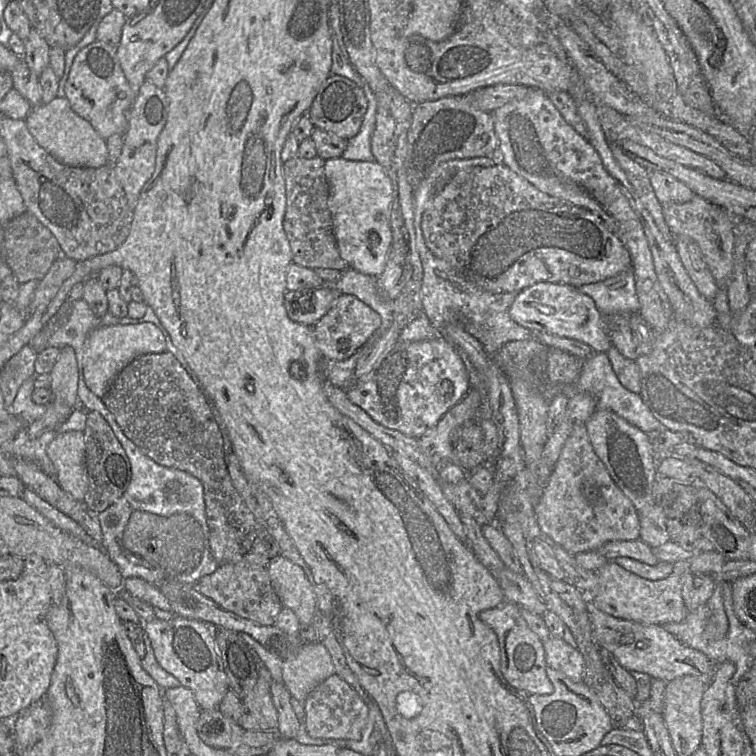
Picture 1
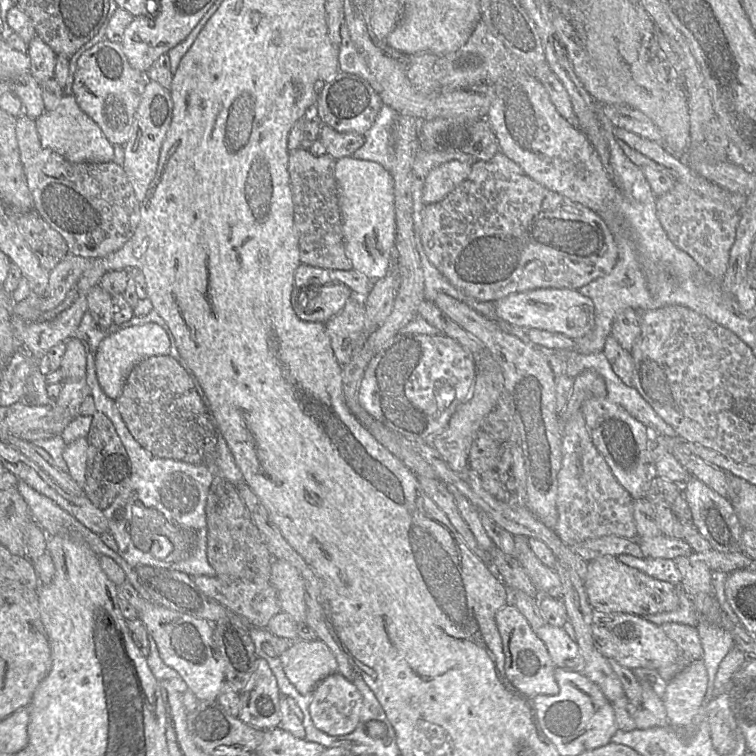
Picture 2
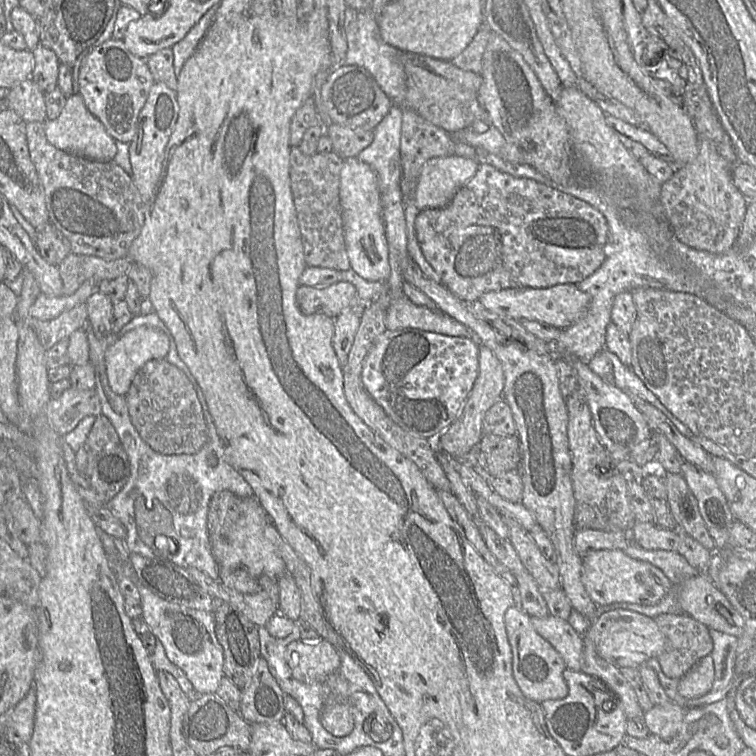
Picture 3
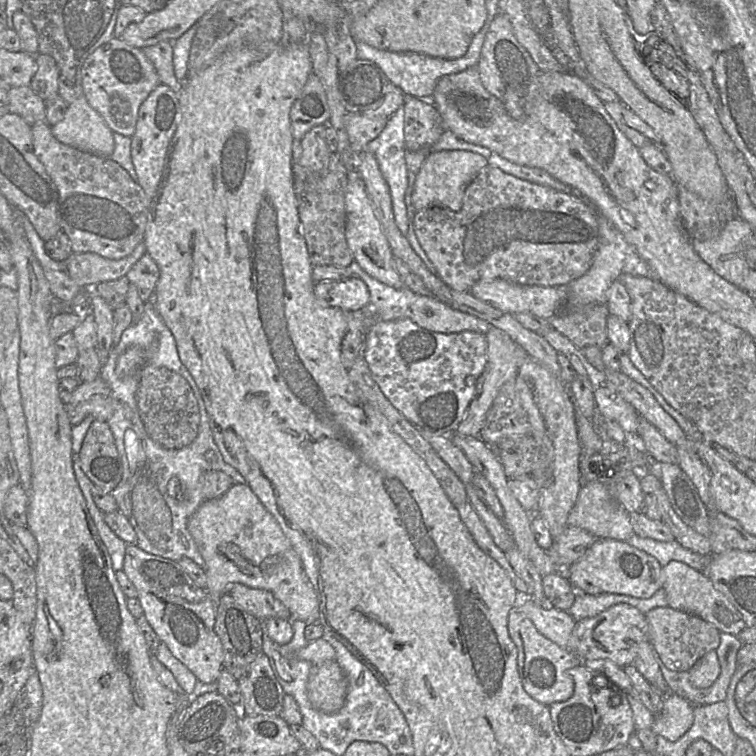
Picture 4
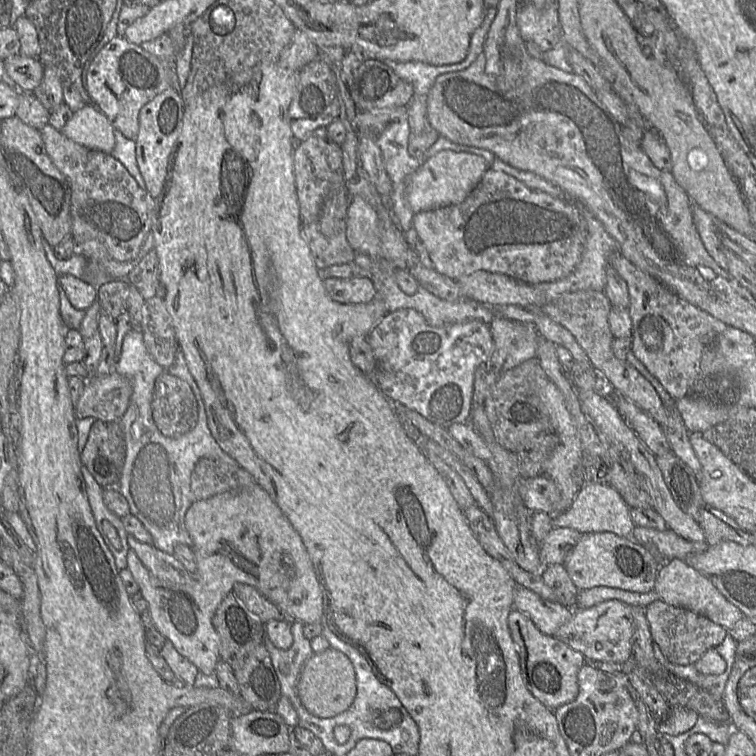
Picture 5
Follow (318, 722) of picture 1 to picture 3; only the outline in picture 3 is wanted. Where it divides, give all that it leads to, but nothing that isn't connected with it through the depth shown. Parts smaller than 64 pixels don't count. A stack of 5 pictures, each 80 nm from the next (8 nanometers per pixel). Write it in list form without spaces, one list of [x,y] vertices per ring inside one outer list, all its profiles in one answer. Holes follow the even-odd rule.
[[[330,692],[322,707],[320,721],[325,730],[333,736],[349,735],[354,729],[350,703],[342,696],[335,696]]]

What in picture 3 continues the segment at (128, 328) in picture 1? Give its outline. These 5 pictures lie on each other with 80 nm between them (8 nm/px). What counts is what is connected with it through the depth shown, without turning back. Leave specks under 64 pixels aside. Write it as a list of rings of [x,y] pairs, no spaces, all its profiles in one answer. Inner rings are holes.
[[[141,326],[125,333],[105,352],[106,374],[112,391],[125,395],[138,370],[148,361],[164,359],[169,351],[167,335]]]

